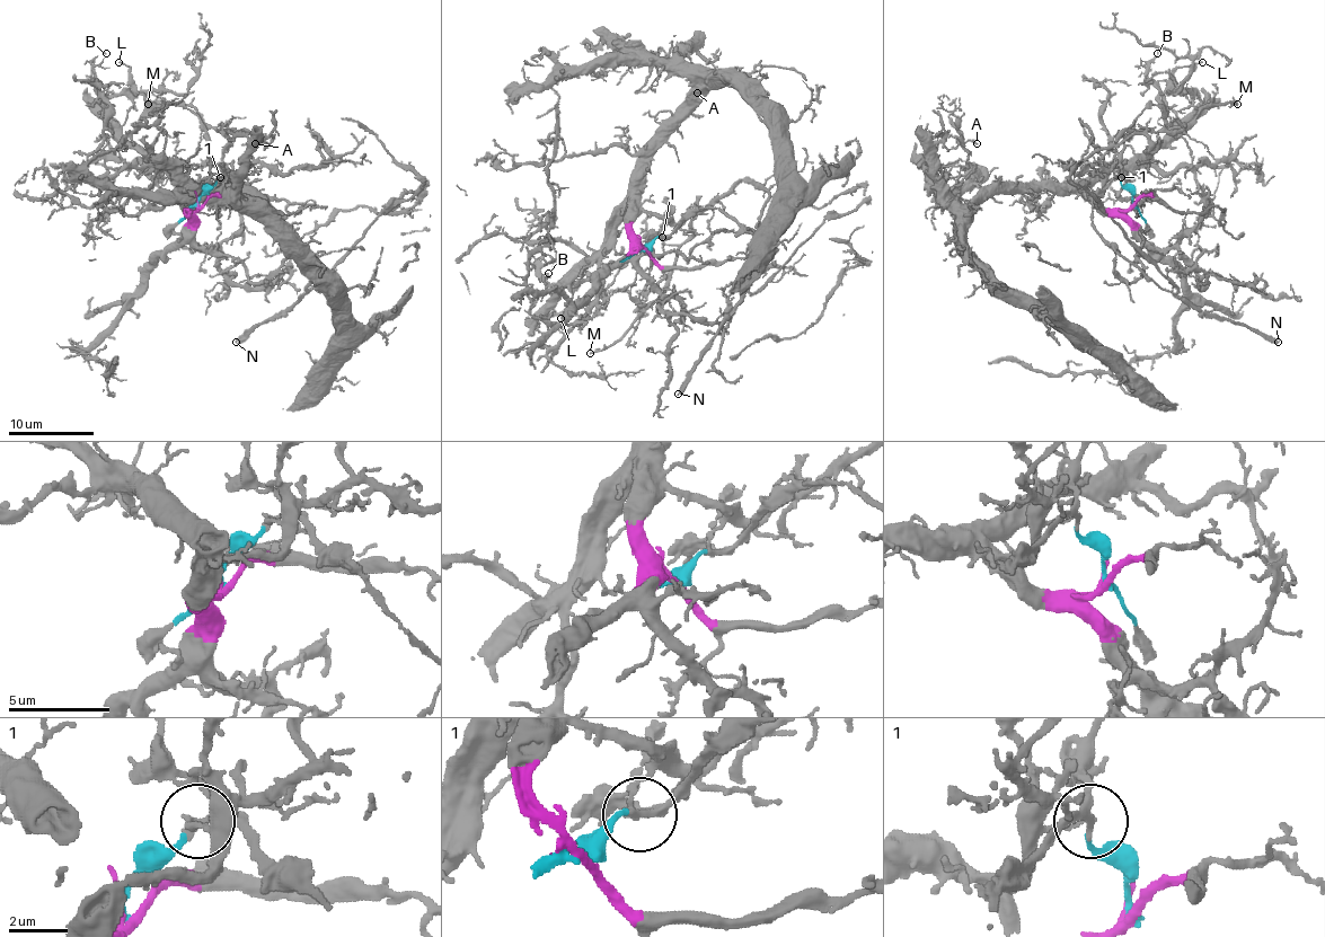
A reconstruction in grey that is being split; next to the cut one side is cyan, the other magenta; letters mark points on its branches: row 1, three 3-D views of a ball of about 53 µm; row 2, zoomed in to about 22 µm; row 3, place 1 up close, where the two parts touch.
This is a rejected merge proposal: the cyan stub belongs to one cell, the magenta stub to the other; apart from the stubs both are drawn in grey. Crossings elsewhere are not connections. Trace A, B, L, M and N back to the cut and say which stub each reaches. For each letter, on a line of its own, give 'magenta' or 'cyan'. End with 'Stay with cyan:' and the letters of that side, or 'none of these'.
A: magenta
B: magenta
L: cyan
M: magenta
N: cyan
Stay with cyan: L, N

